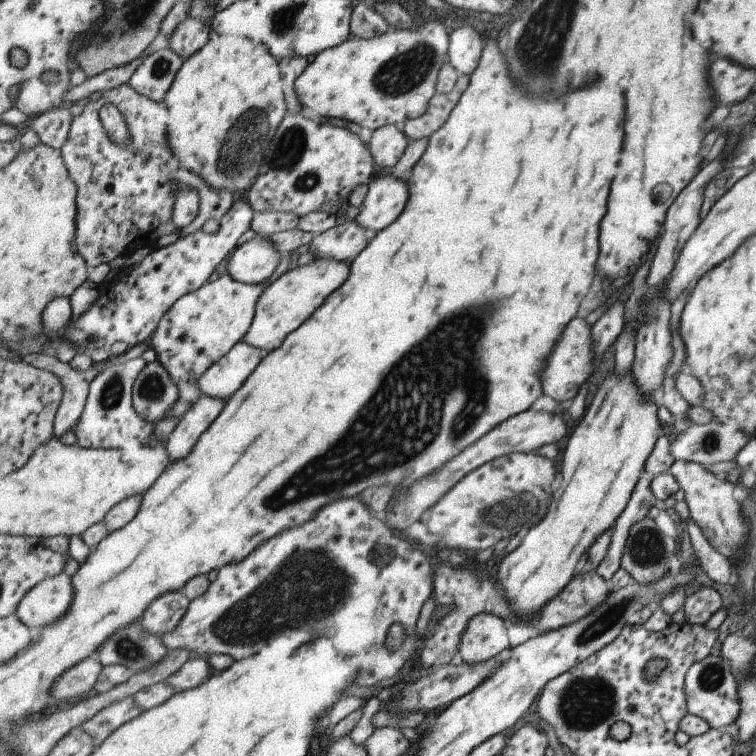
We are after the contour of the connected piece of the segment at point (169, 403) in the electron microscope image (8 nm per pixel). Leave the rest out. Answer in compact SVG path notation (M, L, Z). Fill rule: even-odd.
M155 357L137 377L134 384L133 402L135 410L155 425L166 418L166 413L180 399L180 388L169 371Z

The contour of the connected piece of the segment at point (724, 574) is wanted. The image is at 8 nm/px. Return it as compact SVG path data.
M691 518L686 524L691 547L702 570L714 582L731 583L733 570L729 560L715 551L701 528Z

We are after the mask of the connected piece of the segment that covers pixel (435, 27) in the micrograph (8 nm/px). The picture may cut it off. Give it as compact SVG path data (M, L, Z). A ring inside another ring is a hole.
M429 22L415 30L393 30L379 38L351 36L343 44L320 52L296 80L302 107L317 112L321 119L340 118L372 131L390 124L402 126L406 120L422 117L438 92L442 66L449 61L450 35L441 22Z

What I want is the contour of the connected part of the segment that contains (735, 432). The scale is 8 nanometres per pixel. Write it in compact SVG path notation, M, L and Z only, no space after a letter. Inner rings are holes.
M715 420L674 434L671 452L677 461L693 461L707 466L734 459L749 438L751 436L743 431Z

